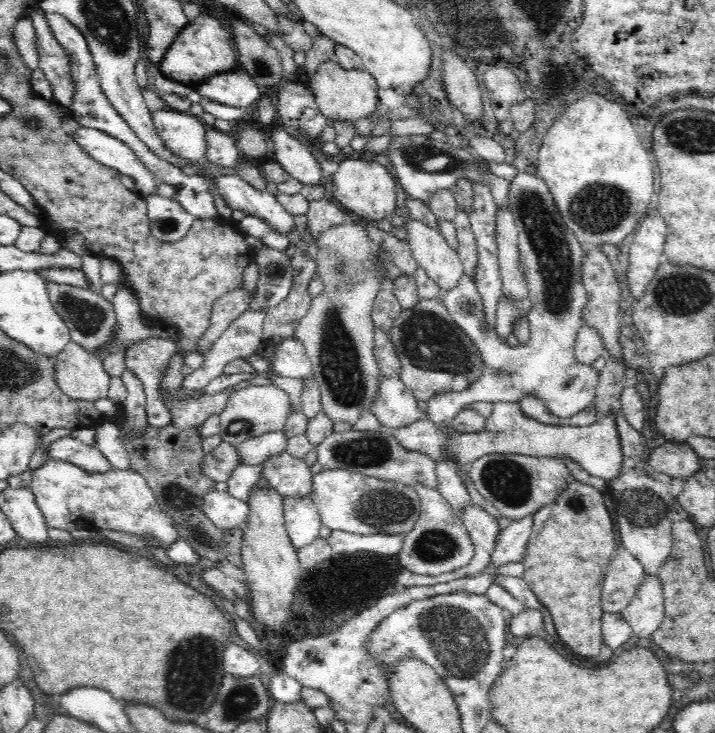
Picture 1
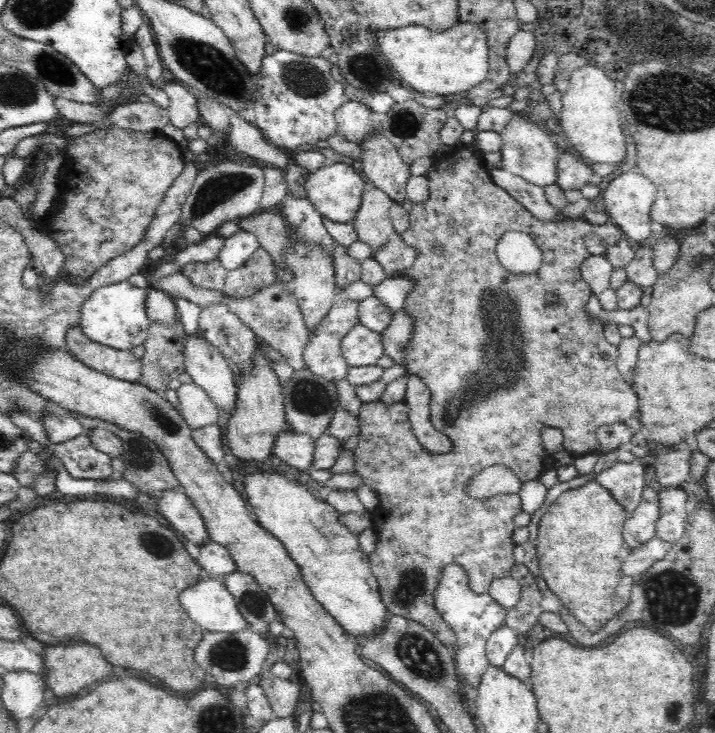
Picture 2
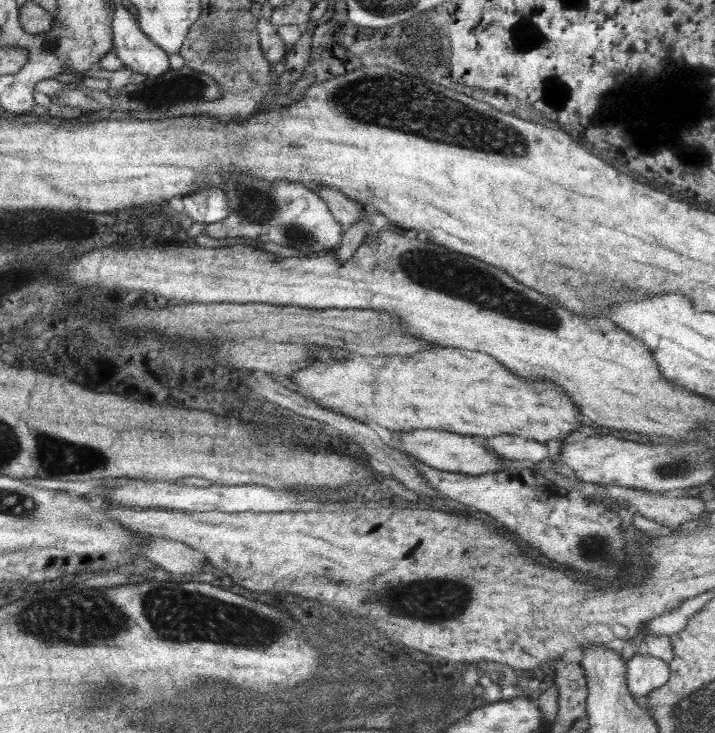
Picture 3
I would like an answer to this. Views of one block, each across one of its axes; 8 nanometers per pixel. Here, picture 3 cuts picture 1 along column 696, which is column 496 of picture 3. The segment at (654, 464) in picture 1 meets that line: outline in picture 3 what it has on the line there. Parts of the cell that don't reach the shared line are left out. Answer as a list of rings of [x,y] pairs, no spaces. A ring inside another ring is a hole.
[[[414,430],[408,434],[400,434],[398,440],[400,440],[404,454],[408,454],[411,458],[417,458],[438,470],[474,476],[505,470],[501,467],[502,459],[505,458],[498,456],[493,450],[482,448],[482,444],[476,444],[474,438],[470,438],[470,436],[458,436],[458,434],[450,434],[444,430],[442,432]]]

